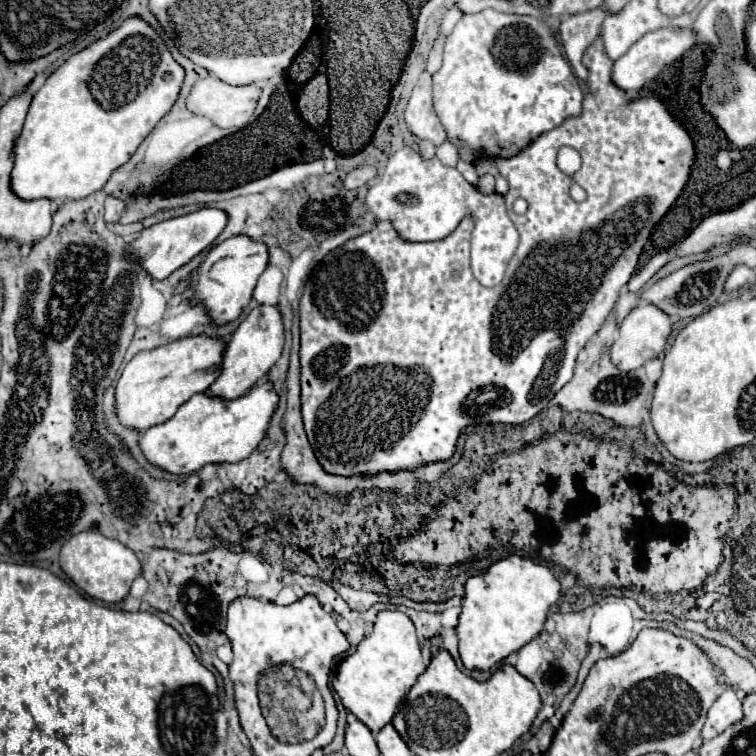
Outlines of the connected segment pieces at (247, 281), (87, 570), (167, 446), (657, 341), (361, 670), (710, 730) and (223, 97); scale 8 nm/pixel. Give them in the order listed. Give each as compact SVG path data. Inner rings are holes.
M248 236L228 238L206 254L206 258L196 270L198 278L188 280L188 288L192 288L188 302L192 306L202 306L210 322L216 326L234 322L252 300L256 280L266 270L266 266L268 266L268 254L264 242L254 242Z
M86 530L78 536L72 536L62 546L60 568L84 594L108 604L118 604L128 596L134 578L140 574L140 560L130 548L126 548L118 540L106 538L94 530Z
M260 382L238 400L210 400L210 396L194 394L170 420L148 428L140 436L138 446L152 466L170 474L192 474L206 464L240 462L266 436L266 424L276 404L278 396L270 382Z
M638 304L626 318L624 322L620 324L620 330L618 330L618 338L614 340L612 348L610 348L610 360L616 368L624 370L624 372L630 372L630 370L636 370L640 366L644 366L646 360L652 360L656 358L664 346L666 346L666 340L672 332L672 322L670 318L664 314L664 312L658 312L658 308L654 308L654 304Z
M382 610L378 614L378 620L374 624L374 630L358 644L356 652L350 654L338 668L336 680L332 682L334 690L338 692L342 704L346 710L350 710L360 722L364 722L374 734L378 730L382 730L386 724L392 722L394 714L402 708L404 696L410 692L410 688L416 684L418 676L426 670L426 664L422 660L422 652L420 652L420 644L416 638L416 628L414 624L410 624L410 618L398 610Z
M726 686L720 692L718 700L708 710L708 718L706 718L706 724L702 728L704 740L718 736L720 732L724 732L730 724L738 722L740 718L742 718L742 700L738 698L734 688Z
M208 76L204 80L198 80L192 86L192 90L186 98L186 108L192 114L212 120L212 124L218 128L244 128L256 108L258 96L260 96L260 90L256 86L230 86L222 80L218 80L216 76Z

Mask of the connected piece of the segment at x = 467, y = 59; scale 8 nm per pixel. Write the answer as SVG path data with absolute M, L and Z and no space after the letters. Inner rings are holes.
M482 10L478 14L466 14L462 16L462 20L456 24L454 32L448 36L446 40L446 48L444 48L444 62L442 62L442 68L438 72L432 74L432 82L434 82L434 112L440 120L440 124L444 126L446 130L446 138L458 148L458 154L464 162L478 162L482 156L484 158L512 158L516 156L518 152L522 152L528 144L532 144L540 134L548 132L548 130L554 130L558 124L562 124L562 120L570 118L570 116L578 116L578 112L582 112L582 88L578 84L578 78L574 76L568 60L562 56L560 52L560 46L554 38L554 32L552 28L534 18L534 16L516 16L516 14L504 14L504 12L496 12L496 10Z

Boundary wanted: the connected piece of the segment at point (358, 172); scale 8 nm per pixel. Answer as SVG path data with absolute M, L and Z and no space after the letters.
M362 166L362 168L356 168L352 170L346 180L344 180L344 188L346 190L356 190L360 186L366 186L368 182L372 182L374 178L378 176L378 170L374 166Z

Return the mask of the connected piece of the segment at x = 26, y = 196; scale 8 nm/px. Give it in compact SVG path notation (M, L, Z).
M140 18L124 20L124 24L118 30L110 32L104 40L94 42L86 50L82 50L82 52L74 54L70 60L66 60L66 64L62 64L54 74L50 74L46 78L44 86L34 94L34 98L30 102L30 110L26 114L24 128L22 128L18 140L16 140L16 146L14 146L14 168L12 168L12 176L10 176L12 192L22 200L38 200L38 198L46 198L46 200L58 200L58 198L62 198L62 200L82 200L82 198L88 198L90 194L102 190L102 186L108 182L112 172L118 170L122 164L126 164L130 160L130 156L140 146L140 142L170 112L170 108L174 106L174 102L176 102L176 98L180 94L182 80L184 80L184 70L182 70L182 66L176 64L176 60L172 58L168 46L162 42L160 34Z

